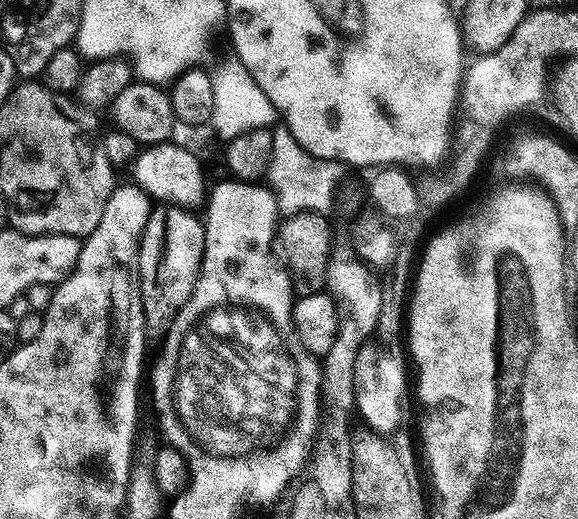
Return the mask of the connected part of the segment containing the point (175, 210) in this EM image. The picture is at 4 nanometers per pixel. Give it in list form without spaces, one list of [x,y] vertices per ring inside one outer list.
[[[160,204],[153,207],[150,218],[140,239],[140,297],[144,311],[144,331],[149,337],[163,338],[168,335],[168,327],[174,322],[178,310],[186,306],[190,294],[200,277],[200,267],[204,257],[204,221],[195,211],[178,208],[175,204]]]

